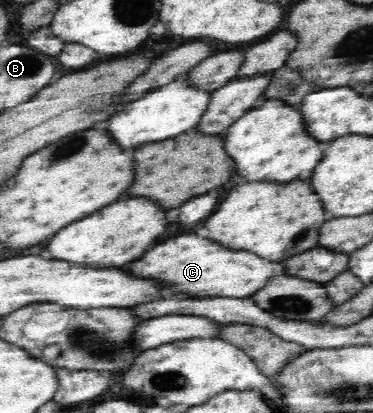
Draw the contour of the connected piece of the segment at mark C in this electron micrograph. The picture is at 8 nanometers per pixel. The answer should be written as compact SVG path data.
M177 235L165 243L149 249L139 261L131 265L131 275L143 279L157 279L167 289L189 297L243 297L251 298L255 291L267 285L273 275L285 274L283 263L265 263L247 251L231 251L227 247L213 247L209 239L193 235Z

